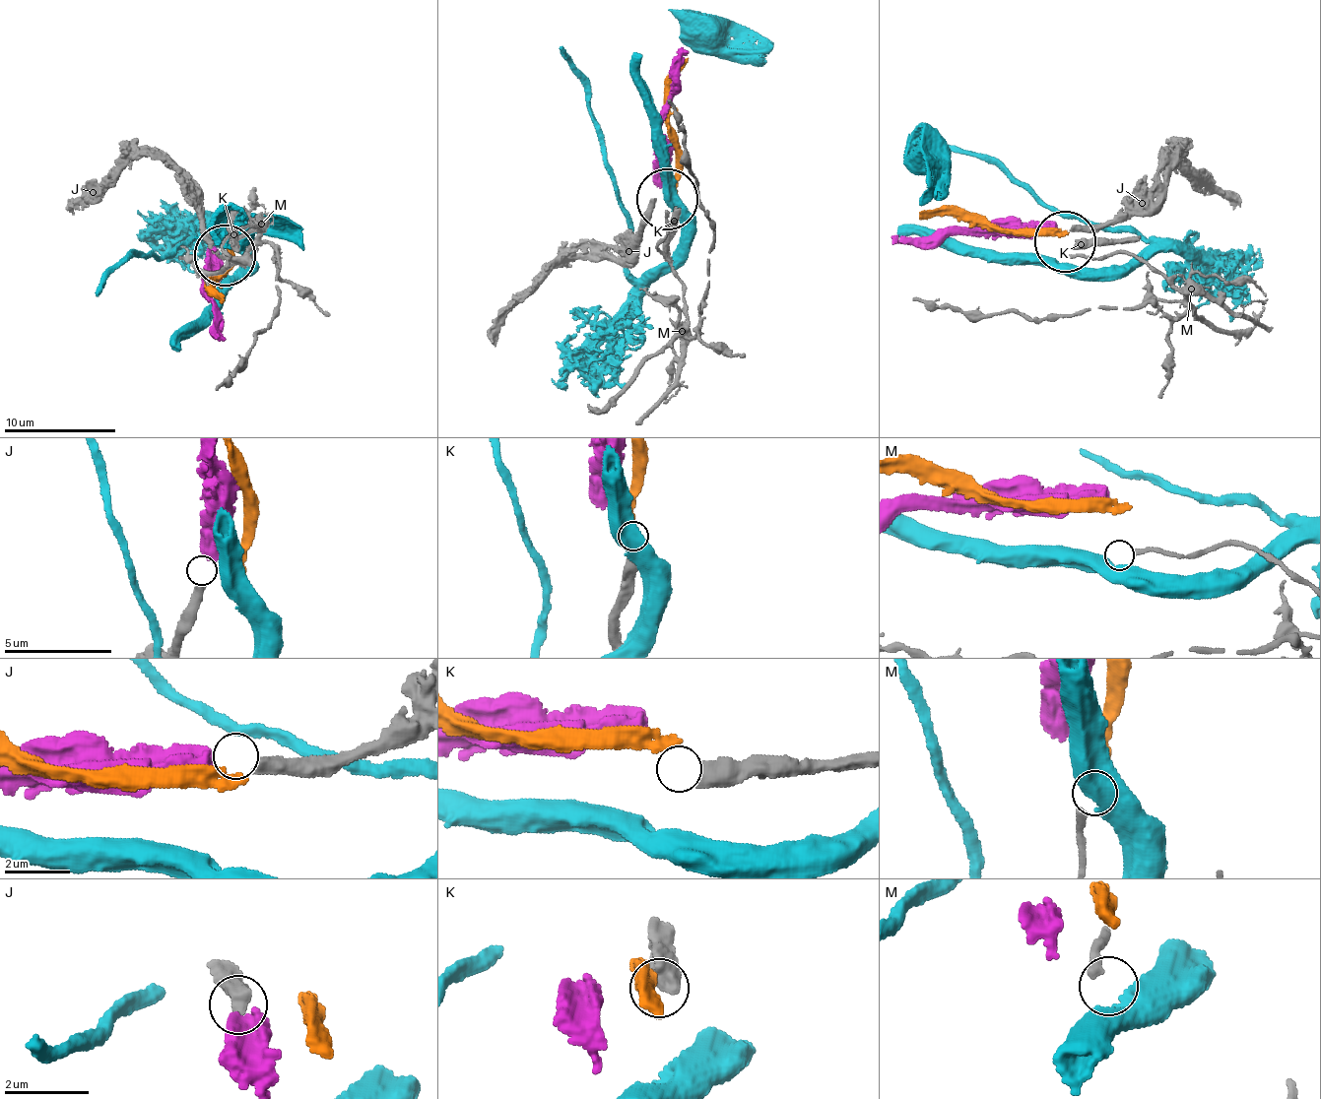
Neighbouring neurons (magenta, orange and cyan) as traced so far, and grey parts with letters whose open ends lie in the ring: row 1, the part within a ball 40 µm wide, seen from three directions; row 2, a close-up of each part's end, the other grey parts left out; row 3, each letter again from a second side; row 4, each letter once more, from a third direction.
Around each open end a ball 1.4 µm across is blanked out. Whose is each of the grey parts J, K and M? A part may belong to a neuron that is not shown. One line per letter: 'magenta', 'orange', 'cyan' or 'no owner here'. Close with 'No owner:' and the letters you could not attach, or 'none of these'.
J: no owner here
K: no owner here
M: no owner here
No owner: J, K, M

